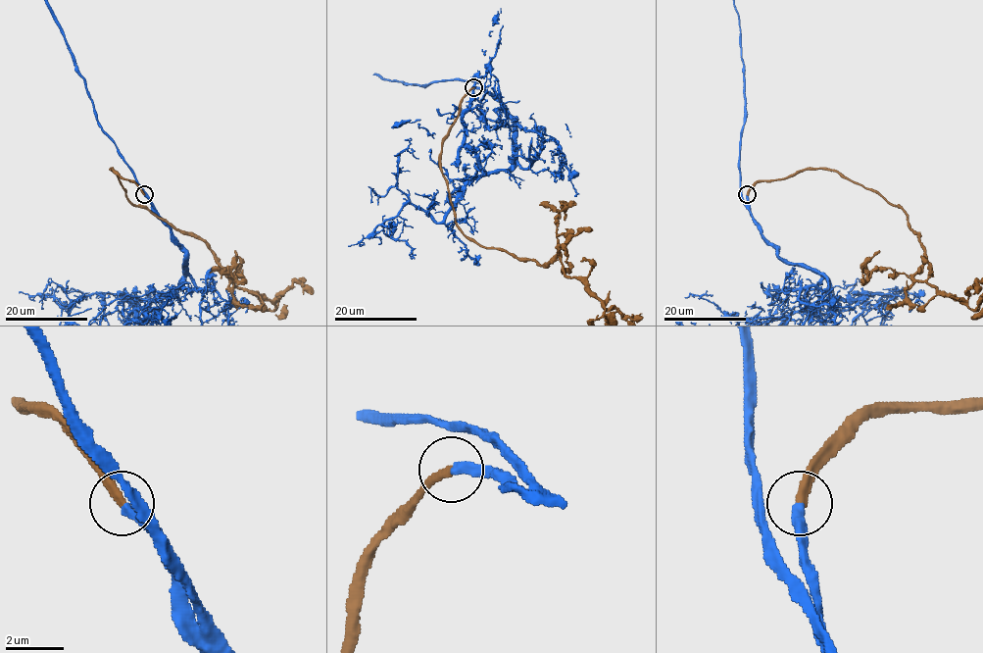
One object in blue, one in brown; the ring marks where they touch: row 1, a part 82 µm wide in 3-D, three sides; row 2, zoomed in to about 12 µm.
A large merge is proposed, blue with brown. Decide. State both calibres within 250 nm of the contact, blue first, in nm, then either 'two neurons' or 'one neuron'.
320 nm thick on the blue side, 320 nm on the other; one neuron

